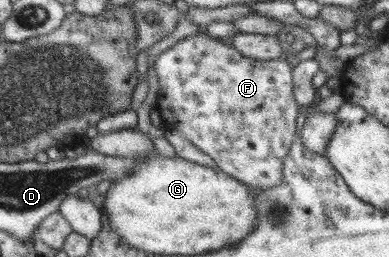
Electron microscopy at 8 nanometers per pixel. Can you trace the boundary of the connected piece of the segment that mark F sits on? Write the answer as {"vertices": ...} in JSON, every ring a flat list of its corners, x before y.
{"vertices":[[200,32,185,37,178,41,175,45,168,48,165,52,155,57,154,71,159,79,160,89,157,93,157,110,163,119,165,129,176,130,185,138,188,138,197,148,200,148,206,155,209,155,216,163,217,168,229,173,232,177,239,179,242,183,258,189,270,189,271,187,279,187,283,176,283,161,288,155,290,146,298,133,298,125,296,120,298,117,298,109,301,105,293,96,293,66,286,59,257,60,252,57,246,57,240,53,232,44,226,44,210,38,208,32]]}

